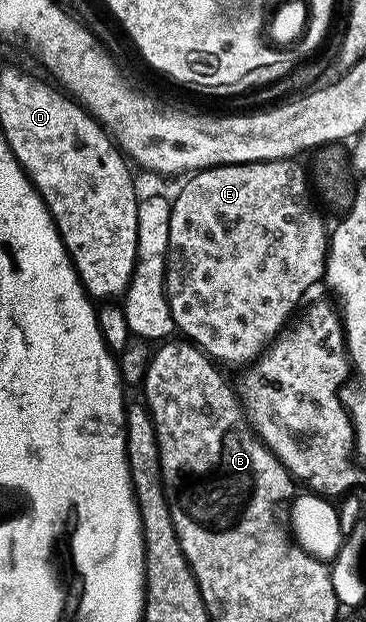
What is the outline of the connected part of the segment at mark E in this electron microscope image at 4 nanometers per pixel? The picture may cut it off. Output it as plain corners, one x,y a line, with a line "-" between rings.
290,158
274,159
264,163
230,163
224,167
207,167
204,171
194,172
186,180
188,183
180,189
179,196
174,196
169,217
167,272
164,275
168,305
178,334
183,334
180,336
186,337
195,346
200,347
216,364
228,363
231,367
239,367
238,369
254,364
255,360
275,342
280,332
288,326
289,320
296,314
295,306
300,305
305,289
313,282
324,278
329,227
323,224
322,217
315,212
315,207
311,204
313,195
309,190
308,172
304,168
302,171
295,163
298,162

